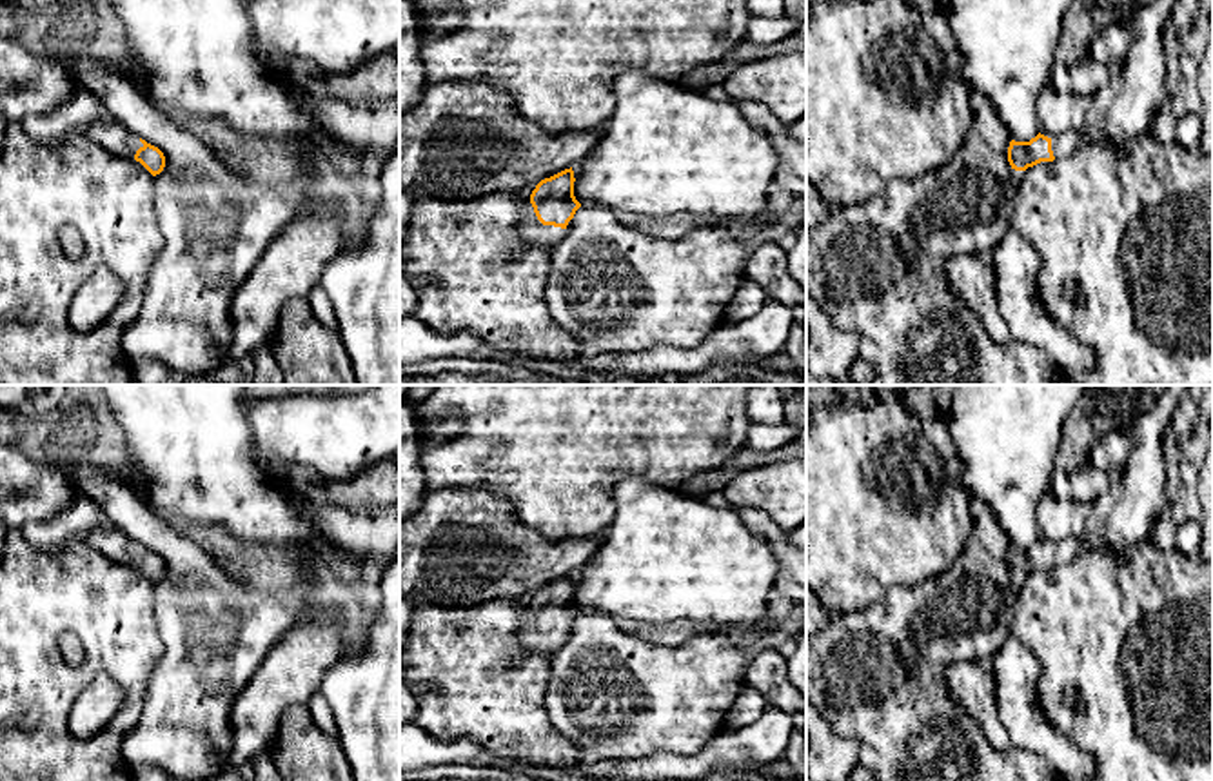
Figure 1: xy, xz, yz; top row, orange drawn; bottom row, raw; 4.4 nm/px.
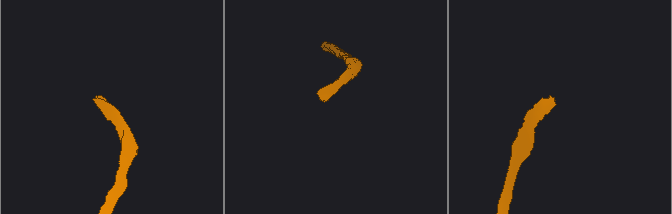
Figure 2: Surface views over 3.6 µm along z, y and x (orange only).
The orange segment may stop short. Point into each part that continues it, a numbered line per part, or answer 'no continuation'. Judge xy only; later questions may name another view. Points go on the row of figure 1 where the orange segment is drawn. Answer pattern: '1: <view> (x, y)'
1: xy (109, 133)

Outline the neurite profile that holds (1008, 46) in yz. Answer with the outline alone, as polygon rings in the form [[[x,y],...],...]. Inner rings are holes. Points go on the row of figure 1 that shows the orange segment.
[[[950,0],[948,18],[962,54],[961,74],[984,94],[1011,140],[1039,134],[1037,98],[1050,84],[1055,49],[1075,0]]]

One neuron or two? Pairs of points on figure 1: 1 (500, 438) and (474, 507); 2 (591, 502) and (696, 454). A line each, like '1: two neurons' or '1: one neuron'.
1: two neurons
2: one neuron

